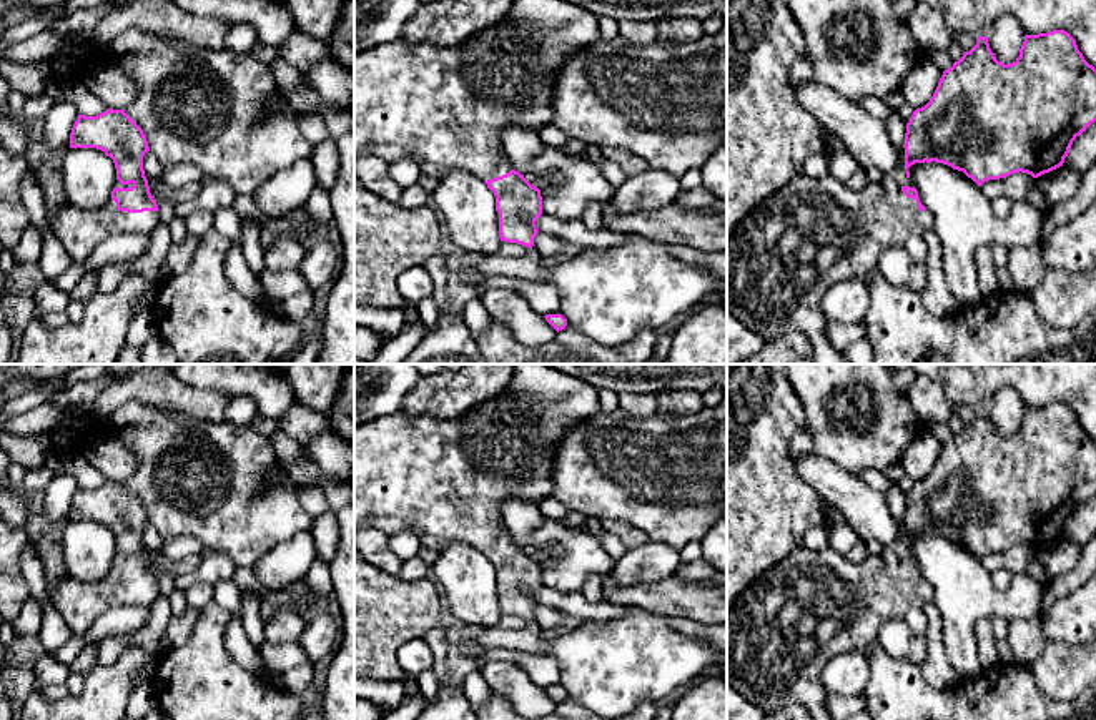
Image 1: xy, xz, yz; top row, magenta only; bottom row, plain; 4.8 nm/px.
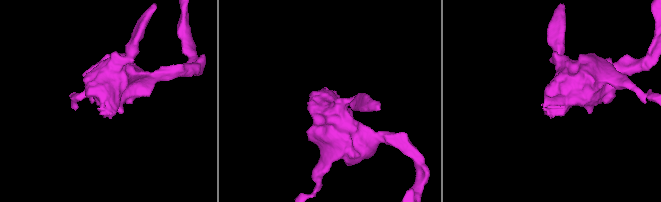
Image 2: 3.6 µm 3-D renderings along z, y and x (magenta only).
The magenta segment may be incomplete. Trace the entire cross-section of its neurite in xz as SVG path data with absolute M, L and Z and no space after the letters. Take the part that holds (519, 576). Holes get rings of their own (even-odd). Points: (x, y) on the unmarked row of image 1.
M516 364L512 369L511 382L504 392L482 404L477 404L472 411L454 421L444 421L431 416L407 416L399 411L391 416L358 424L354 426L354 532L359 529L381 529L388 535L394 535L399 530L412 530L419 537L419 542L424 549L437 554L454 542L464 542L482 552L494 565L501 614L517 615L532 620L534 610L539 605L536 592L542 587L541 562L532 559L524 550L524 547L514 542L512 535L504 525L501 502L516 497L539 505L544 499L552 497L552 464L555 446L570 427L597 412L599 389L594 387L590 382L585 382L577 376L565 374L560 369L554 369L549 364Z

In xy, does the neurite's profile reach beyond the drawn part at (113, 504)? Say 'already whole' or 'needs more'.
needs more

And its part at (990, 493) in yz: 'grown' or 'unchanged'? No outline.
grown

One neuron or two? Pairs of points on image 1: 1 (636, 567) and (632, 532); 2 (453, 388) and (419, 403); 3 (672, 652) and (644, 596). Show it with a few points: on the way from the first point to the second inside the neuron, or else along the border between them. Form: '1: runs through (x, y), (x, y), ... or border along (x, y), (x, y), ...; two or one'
1: border along (649, 541), (629, 551); two
2: runs through (444, 394), (428, 398); one
3: border along (626, 604), (657, 611), (667, 617); two

